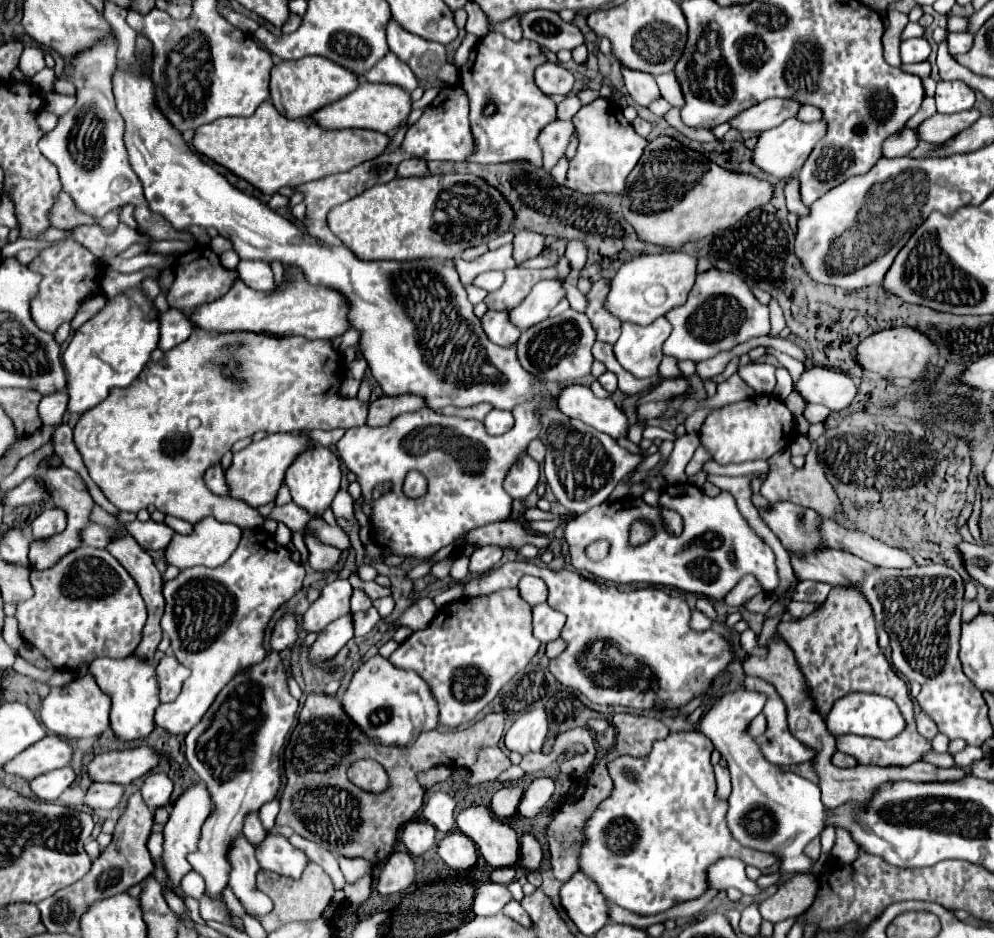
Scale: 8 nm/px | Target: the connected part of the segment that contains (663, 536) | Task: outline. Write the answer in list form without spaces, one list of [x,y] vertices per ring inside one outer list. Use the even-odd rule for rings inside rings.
[[[694,484],[666,486],[658,508],[644,504],[642,498],[630,496],[610,504],[600,504],[568,522],[564,528],[564,538],[570,546],[570,564],[576,570],[586,570],[606,582],[662,584],[714,600],[724,600],[724,596],[738,584],[740,576],[754,575],[765,592],[773,592],[779,583],[776,556],[772,548],[748,526],[746,518],[736,506],[734,496],[730,492],[720,492],[712,498]],[[662,508],[674,510],[682,516],[684,528],[680,536],[666,532],[660,520]],[[640,518],[652,522],[656,536],[650,542],[634,548],[628,544],[628,532],[630,524]],[[596,540],[606,540],[610,544],[606,558],[600,562],[594,562],[586,556],[586,548]]]

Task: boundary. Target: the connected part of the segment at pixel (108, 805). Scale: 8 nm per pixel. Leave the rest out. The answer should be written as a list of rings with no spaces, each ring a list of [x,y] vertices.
[[[94,782],[84,796],[84,806],[90,810],[112,810],[122,798],[122,786],[110,782]]]

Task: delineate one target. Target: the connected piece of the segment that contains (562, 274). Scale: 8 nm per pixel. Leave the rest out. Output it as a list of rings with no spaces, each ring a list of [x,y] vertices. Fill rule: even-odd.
[[[560,256],[554,266],[544,270],[512,268],[512,270],[506,270],[504,274],[506,274],[504,284],[496,292],[490,292],[484,300],[488,304],[488,310],[514,308],[516,304],[520,304],[520,300],[524,300],[524,296],[528,296],[528,292],[536,282],[550,280],[550,278],[566,278],[570,274],[570,268],[568,268],[566,256]]]

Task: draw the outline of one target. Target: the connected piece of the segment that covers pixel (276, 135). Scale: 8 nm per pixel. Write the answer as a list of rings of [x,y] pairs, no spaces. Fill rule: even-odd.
[[[264,102],[250,118],[216,120],[196,128],[192,146],[198,154],[228,168],[262,194],[272,196],[280,188],[296,188],[372,160],[384,152],[388,140],[386,134],[374,130],[322,130],[310,118],[288,120],[270,102]]]

